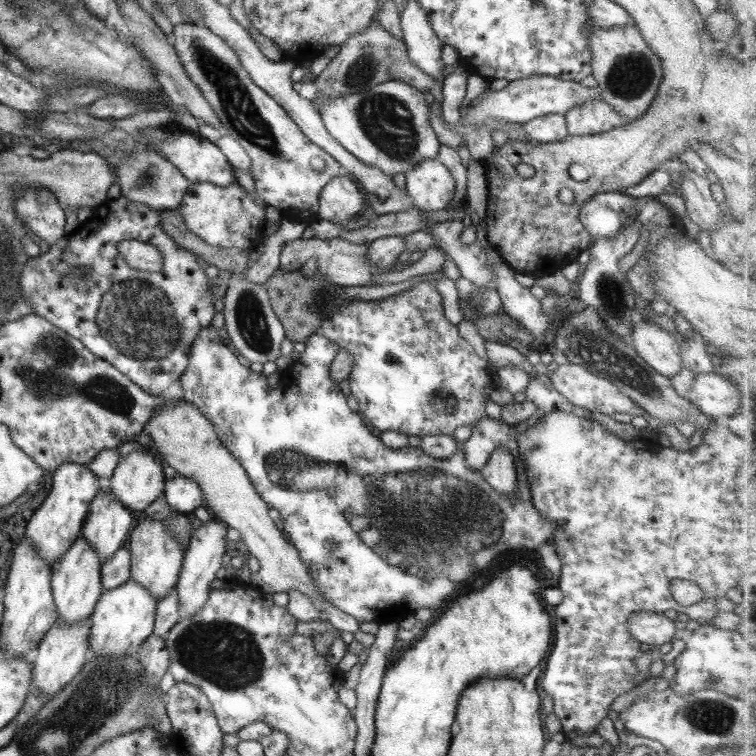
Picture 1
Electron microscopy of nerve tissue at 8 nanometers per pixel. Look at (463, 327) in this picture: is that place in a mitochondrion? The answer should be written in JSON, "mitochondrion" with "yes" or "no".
{"mitochondrion":"no"}

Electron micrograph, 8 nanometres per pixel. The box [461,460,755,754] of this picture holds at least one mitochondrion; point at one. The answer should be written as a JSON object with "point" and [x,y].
{"point":[708,714]}

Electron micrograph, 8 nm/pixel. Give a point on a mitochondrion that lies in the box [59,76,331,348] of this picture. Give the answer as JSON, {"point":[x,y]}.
{"point":[145,179]}

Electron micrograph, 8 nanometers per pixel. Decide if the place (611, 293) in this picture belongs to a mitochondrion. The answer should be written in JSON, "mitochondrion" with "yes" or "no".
{"mitochondrion":"yes"}

